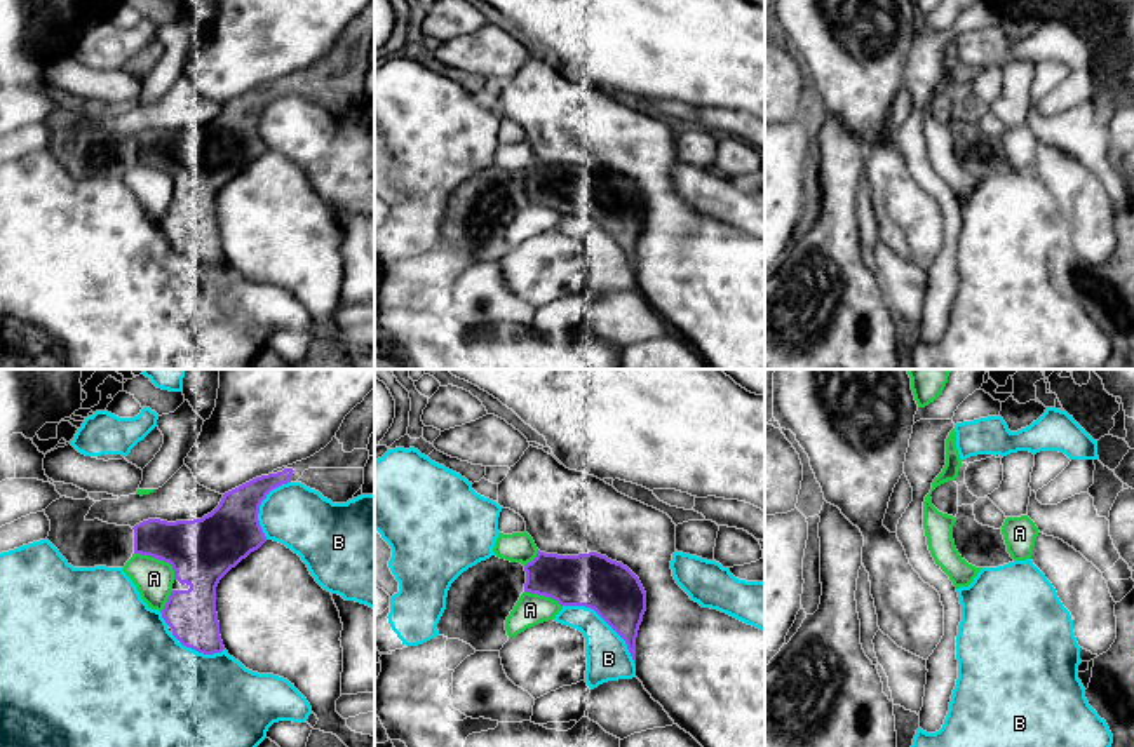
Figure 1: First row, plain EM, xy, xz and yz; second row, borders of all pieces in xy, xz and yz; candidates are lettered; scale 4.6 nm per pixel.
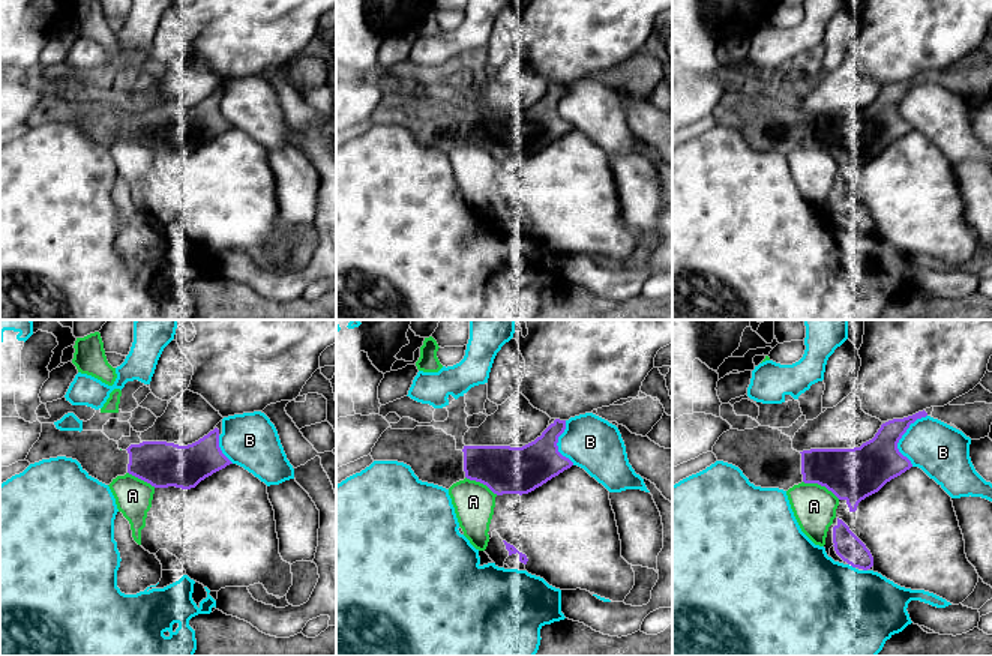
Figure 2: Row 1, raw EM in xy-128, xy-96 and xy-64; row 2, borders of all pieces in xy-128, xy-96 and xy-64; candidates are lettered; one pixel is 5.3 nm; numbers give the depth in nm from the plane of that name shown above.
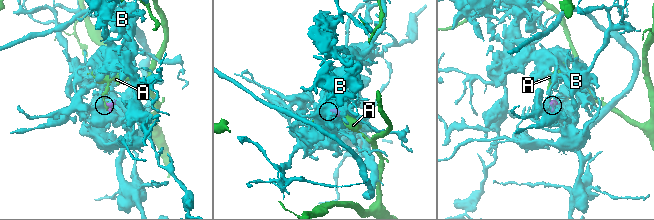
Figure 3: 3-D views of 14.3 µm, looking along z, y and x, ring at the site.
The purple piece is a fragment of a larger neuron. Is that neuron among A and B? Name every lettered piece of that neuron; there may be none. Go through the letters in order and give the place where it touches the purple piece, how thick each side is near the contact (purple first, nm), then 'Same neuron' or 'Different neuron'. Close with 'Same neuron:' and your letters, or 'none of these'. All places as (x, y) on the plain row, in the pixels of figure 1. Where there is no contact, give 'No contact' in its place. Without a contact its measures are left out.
A: Touches purple at xy (159, 169). Thickness 300 nm (purple) against 180 nm. Different neuron
B: Touches purple at xz (605, 230). Thickness 260 nm (purple) against 200 nm. Different neuron
Same neuron: none of these

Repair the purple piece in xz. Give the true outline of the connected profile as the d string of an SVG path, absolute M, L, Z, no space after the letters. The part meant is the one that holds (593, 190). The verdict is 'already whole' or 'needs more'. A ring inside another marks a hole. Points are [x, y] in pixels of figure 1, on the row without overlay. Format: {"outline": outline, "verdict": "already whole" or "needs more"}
{"outline": "M538 160L526 176L496 165L477 172L451 193L439 246L460 249L476 261L500 261L509 251L505 230L523 202L594 219L625 251L636 273L646 202L627 176L597 162L557 165Z", "verdict": "needs more"}

